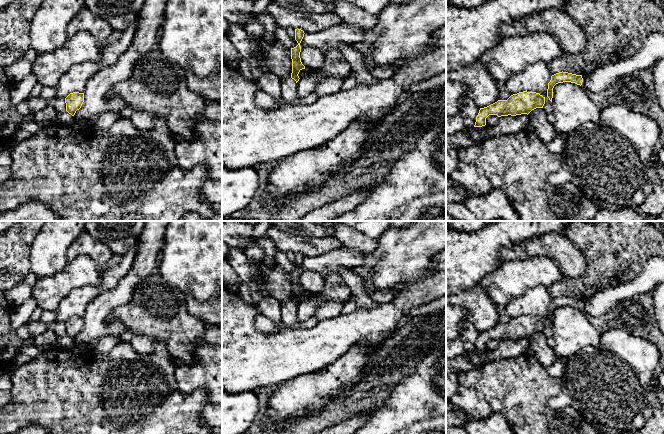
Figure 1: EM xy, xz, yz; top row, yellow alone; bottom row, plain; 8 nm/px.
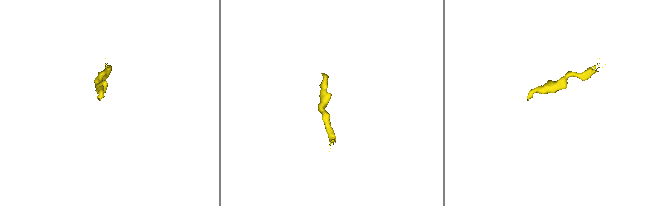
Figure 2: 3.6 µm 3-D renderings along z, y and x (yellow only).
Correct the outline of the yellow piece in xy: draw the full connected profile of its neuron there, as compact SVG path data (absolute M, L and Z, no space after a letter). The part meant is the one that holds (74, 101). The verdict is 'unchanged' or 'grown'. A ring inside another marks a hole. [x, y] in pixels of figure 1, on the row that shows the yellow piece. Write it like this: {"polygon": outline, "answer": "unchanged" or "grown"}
{"polygon": "M73 92L65 98L66 111L72 116L79 110L84 102L84 93Z", "answer": "unchanged"}

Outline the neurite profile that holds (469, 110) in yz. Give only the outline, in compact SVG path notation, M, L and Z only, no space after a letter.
M462 97L459 100L460 114L462 116L463 122L466 128L474 127L476 122L476 117L479 113L480 108L478 105L468 97Z

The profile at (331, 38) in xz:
M343 23L316 33L305 33L300 47L317 48L323 54L331 49L339 50L341 43L352 48L354 44L362 41L363 33L364 28Z

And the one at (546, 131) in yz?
M543 108L532 110L528 116L530 125L544 143L549 143L559 135L554 125L548 122L547 113Z

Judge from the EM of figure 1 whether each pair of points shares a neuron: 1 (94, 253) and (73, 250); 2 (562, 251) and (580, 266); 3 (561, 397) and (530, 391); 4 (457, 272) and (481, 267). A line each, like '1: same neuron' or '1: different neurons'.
1: same neuron
2: same neuron
3: different neurons
4: same neuron

